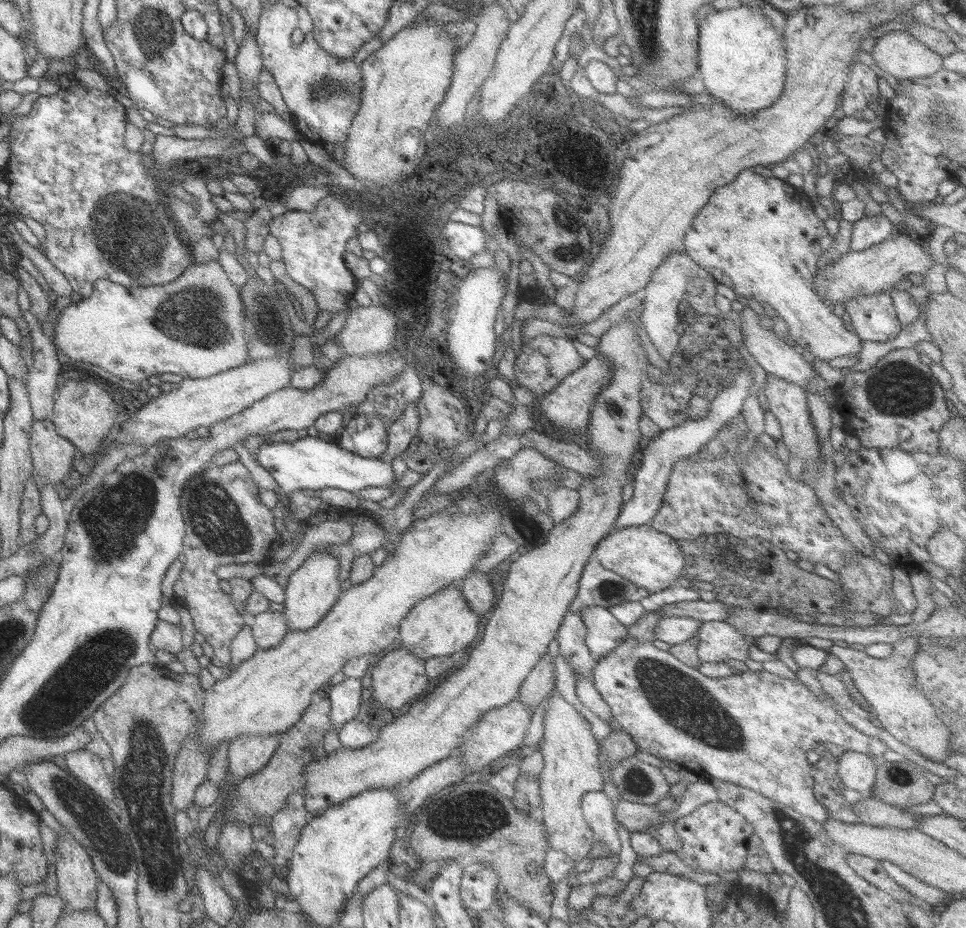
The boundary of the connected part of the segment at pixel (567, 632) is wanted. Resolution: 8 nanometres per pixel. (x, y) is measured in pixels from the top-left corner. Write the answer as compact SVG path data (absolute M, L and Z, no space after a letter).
M578 611L565 614L555 636L558 654L569 665L574 684L578 676L590 676L593 665L596 663L585 646L585 635L586 628Z

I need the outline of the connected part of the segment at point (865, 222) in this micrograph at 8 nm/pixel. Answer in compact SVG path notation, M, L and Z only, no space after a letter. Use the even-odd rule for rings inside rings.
M866 213L853 222L848 248L851 252L865 250L889 236L891 223L882 215Z

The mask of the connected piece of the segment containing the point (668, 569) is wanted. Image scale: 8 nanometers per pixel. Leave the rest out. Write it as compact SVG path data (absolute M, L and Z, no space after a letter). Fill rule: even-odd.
M648 524L626 526L604 535L594 547L592 555L605 570L618 574L639 588L647 589L651 594L675 585L677 578L681 578L680 572L684 565L684 558L677 541L673 539L652 529Z

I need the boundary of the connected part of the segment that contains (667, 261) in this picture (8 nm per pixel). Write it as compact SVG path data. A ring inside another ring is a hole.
M671 252L669 257L663 259L663 263L653 270L643 292L642 310L639 322L647 334L647 338L655 347L657 354L668 362L674 362L674 352L678 350L680 335L675 332L677 322L677 308L684 298L685 286L691 278L697 276L705 279L711 278L707 272L703 271L697 264L694 264L689 258L681 252Z

